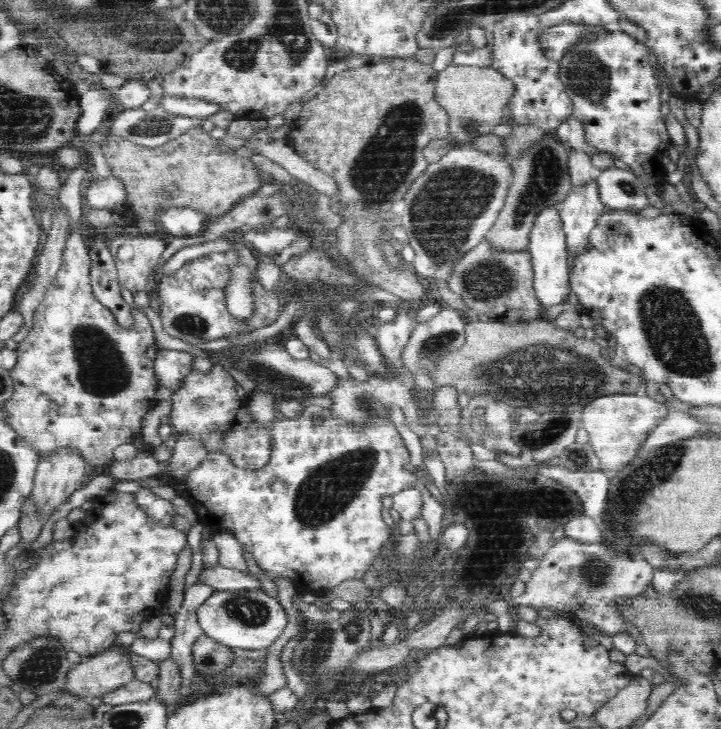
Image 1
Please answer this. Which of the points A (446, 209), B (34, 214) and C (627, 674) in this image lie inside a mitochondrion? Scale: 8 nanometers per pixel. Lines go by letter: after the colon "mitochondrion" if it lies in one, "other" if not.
A: mitochondrion
B: other
C: other

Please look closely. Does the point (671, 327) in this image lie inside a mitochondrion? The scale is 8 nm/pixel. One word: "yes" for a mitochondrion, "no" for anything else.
yes

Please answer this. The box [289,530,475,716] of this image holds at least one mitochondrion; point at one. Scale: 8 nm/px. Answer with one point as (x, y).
(317, 655)

